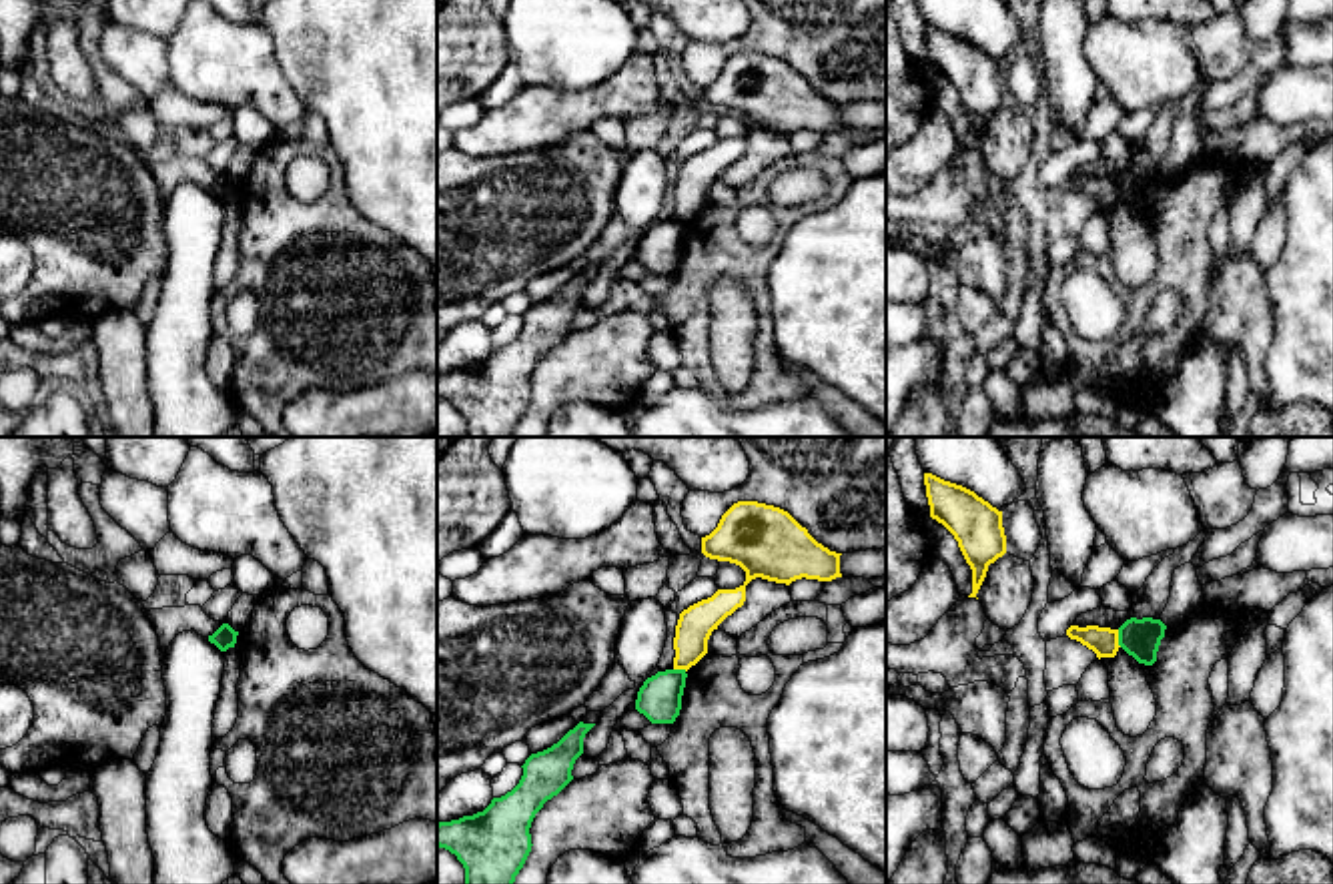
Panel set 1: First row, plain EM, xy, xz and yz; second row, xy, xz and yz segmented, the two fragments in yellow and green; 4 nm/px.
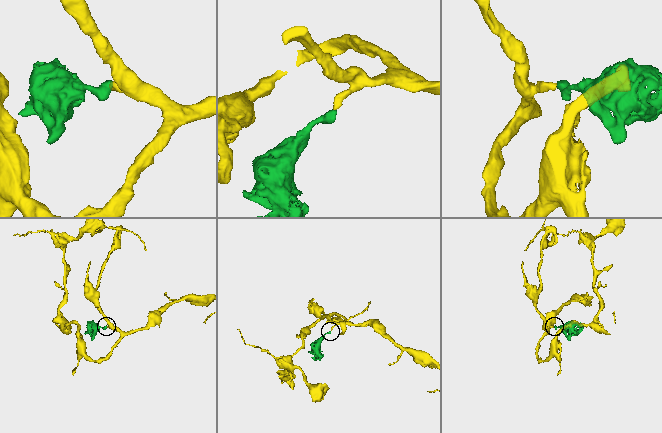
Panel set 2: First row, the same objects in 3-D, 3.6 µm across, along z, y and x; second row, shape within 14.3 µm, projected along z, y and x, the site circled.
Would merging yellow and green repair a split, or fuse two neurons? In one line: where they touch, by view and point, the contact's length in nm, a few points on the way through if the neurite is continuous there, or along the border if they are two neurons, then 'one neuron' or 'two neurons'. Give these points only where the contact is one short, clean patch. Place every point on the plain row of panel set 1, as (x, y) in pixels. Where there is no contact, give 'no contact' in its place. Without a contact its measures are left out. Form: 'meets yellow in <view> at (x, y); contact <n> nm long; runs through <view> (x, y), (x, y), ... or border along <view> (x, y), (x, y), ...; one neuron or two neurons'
meets yellow in yz at (1117, 189); contact 70 nm long; border along yz (1117, 181), (1121, 197); two neurons

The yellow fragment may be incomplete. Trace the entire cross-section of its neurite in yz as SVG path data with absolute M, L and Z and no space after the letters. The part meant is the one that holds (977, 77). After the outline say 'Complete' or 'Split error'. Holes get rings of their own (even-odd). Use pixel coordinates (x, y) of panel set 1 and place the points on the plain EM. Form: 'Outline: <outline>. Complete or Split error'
Outline: M924 24L930 68L942 74L958 92L972 120L972 144L976 148L988 116L1006 104L1002 62L974 42Z. Complete

